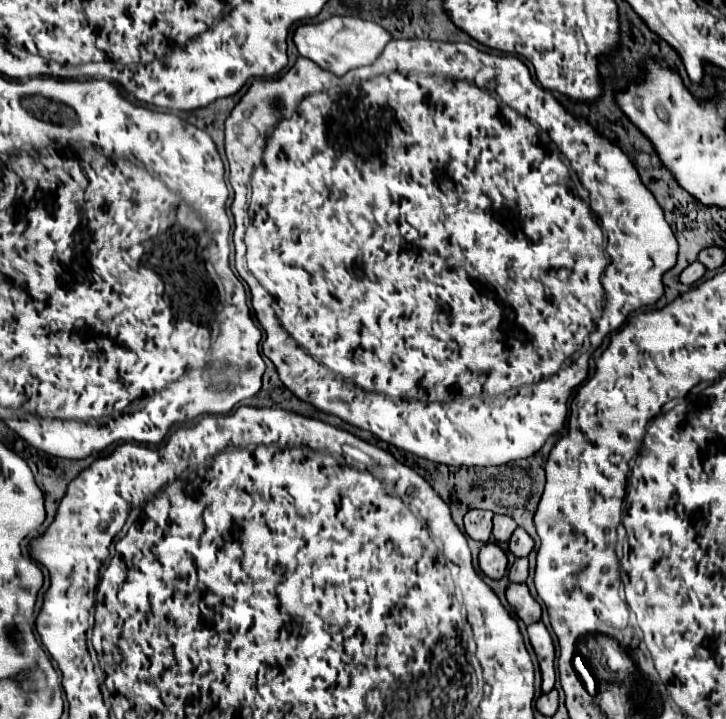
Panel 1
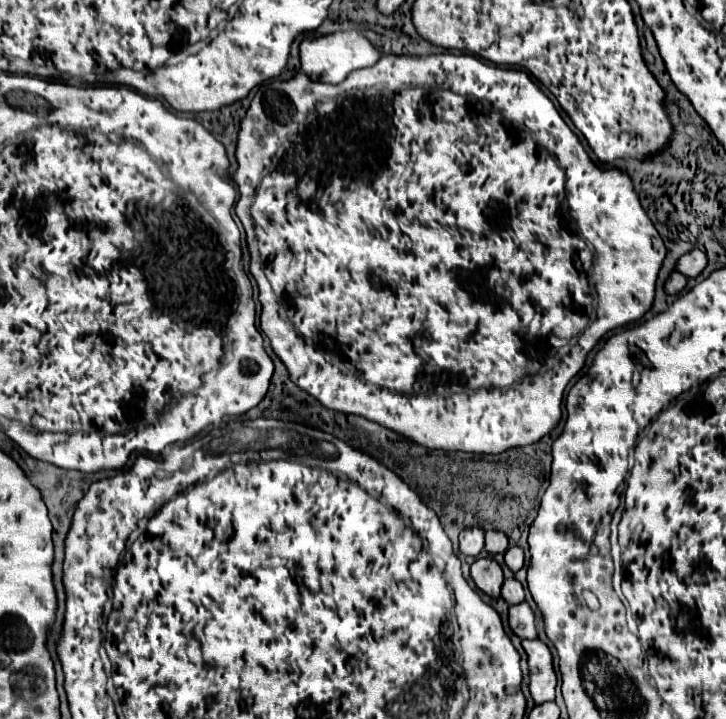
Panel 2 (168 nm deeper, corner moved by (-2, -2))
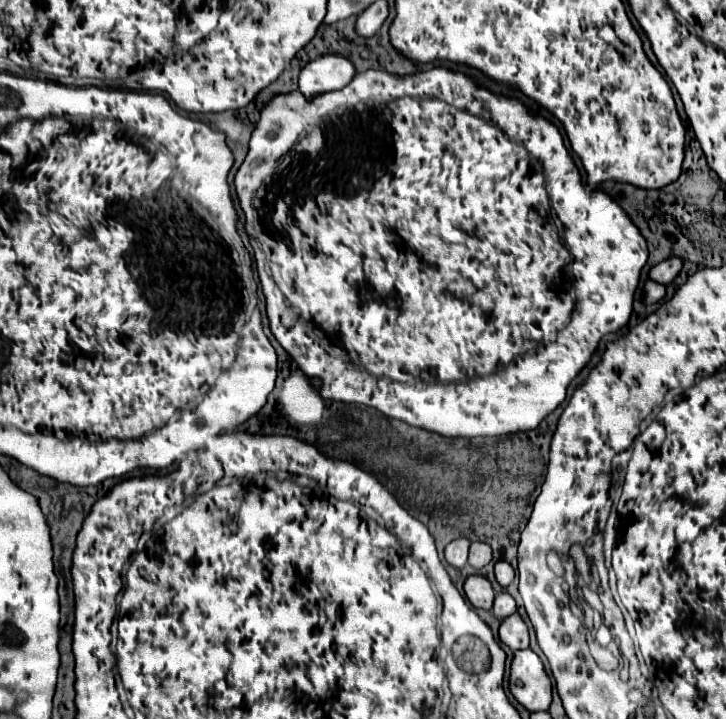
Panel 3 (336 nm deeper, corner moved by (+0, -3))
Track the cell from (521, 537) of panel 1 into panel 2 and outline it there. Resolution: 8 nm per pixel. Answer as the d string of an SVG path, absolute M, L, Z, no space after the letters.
M516 544L510 546L510 548L506 550L504 560L506 560L506 564L510 566L512 572L518 572L518 570L524 566L524 550L522 550L520 546L516 546Z

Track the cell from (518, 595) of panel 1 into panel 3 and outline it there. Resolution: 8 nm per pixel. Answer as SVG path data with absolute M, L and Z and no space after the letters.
M518 613L506 617L500 625L500 641L512 651L528 649L528 629Z

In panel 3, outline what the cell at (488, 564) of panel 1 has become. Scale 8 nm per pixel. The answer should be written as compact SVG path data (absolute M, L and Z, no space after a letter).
M470 575L464 581L464 595L470 601L472 607L476 609L492 609L492 601L494 601L494 591L492 585L480 577L480 575Z

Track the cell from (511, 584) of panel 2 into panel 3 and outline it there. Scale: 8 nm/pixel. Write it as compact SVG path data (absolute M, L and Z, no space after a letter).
M506 591L498 593L498 595L494 597L494 607L492 607L492 613L494 613L500 621L502 621L502 619L506 619L508 615L516 613L516 603L514 603L514 599L512 599Z

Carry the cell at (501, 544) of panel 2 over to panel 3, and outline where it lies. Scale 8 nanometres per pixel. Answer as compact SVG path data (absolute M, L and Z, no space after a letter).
M472 543L470 545L470 555L468 555L468 565L474 569L482 569L484 565L488 565L492 561L492 549L486 543Z

